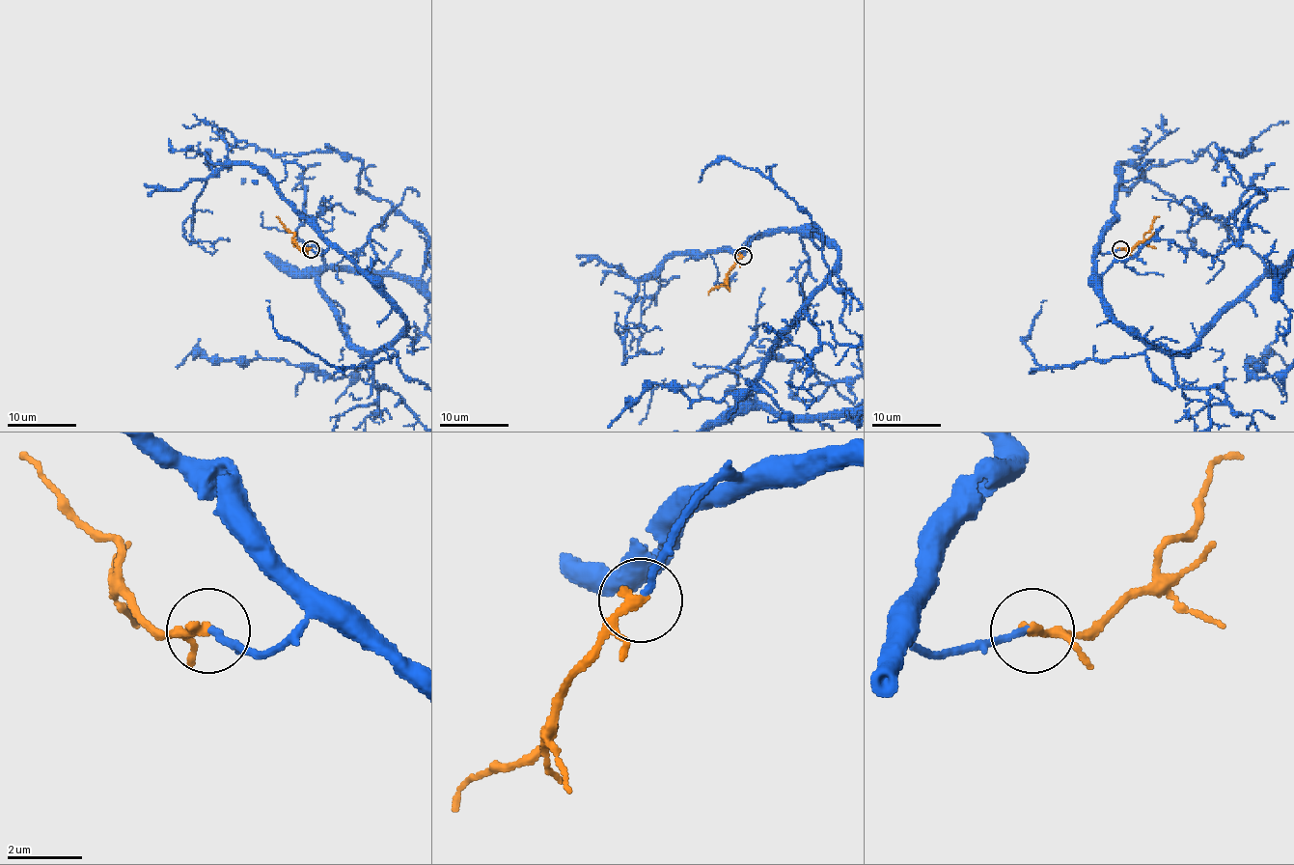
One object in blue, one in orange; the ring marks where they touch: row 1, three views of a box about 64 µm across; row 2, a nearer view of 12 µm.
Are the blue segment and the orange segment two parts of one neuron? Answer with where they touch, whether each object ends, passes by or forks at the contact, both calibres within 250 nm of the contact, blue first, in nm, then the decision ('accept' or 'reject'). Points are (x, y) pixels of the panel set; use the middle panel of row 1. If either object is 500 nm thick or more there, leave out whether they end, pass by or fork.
at (743, 256); blue ends there; orange passes by; 180 nm thick on the blue side, 200 nm on the other; accept

